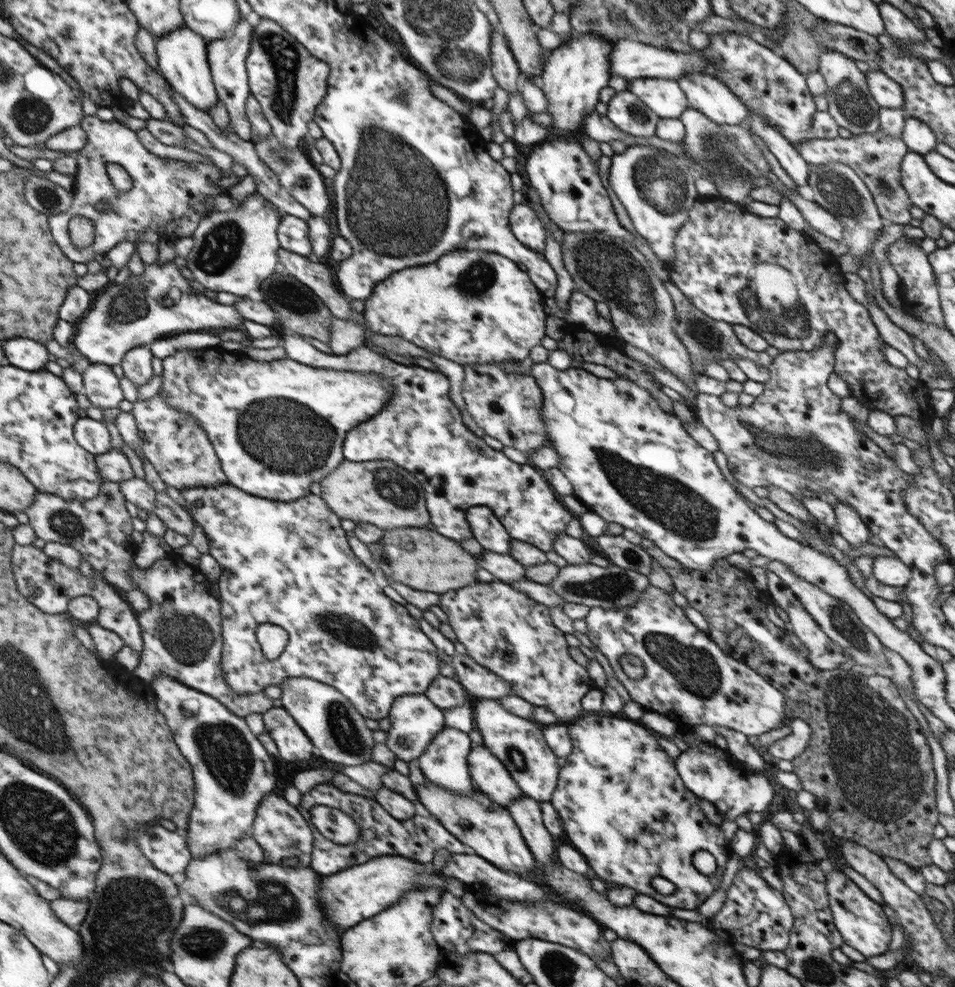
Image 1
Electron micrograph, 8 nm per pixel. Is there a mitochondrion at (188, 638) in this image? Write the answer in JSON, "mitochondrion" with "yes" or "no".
{"mitochondrion":"yes"}

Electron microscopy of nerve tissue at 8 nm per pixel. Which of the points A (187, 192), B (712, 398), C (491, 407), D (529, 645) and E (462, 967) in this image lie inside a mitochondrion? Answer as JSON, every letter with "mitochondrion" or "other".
{"A":"other","B":"other","C":"mitochondrion","D":"other","E":"other"}

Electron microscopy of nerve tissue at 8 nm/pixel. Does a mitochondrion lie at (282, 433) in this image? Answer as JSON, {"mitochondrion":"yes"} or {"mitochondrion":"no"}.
{"mitochondrion":"yes"}

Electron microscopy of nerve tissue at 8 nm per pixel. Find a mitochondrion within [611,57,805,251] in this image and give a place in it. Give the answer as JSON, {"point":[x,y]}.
{"point":[661,184]}

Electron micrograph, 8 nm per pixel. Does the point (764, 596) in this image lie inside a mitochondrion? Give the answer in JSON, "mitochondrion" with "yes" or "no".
{"mitochondrion":"no"}

